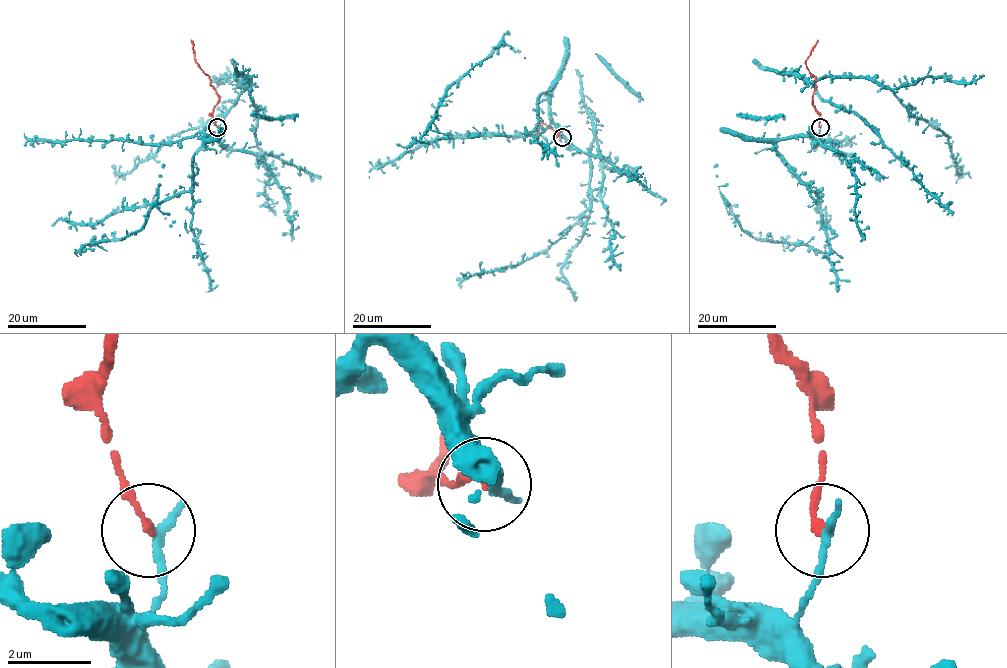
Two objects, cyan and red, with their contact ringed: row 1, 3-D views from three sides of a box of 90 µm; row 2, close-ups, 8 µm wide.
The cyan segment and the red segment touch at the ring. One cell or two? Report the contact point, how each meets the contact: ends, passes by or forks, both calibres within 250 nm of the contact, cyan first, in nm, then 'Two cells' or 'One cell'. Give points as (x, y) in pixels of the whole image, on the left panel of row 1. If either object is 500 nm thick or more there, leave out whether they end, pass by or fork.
Place: (217, 127). At the ring cyan ends. At the ring red ends. Thickness 240 nm (cyan) against 150 nm. Two cells

